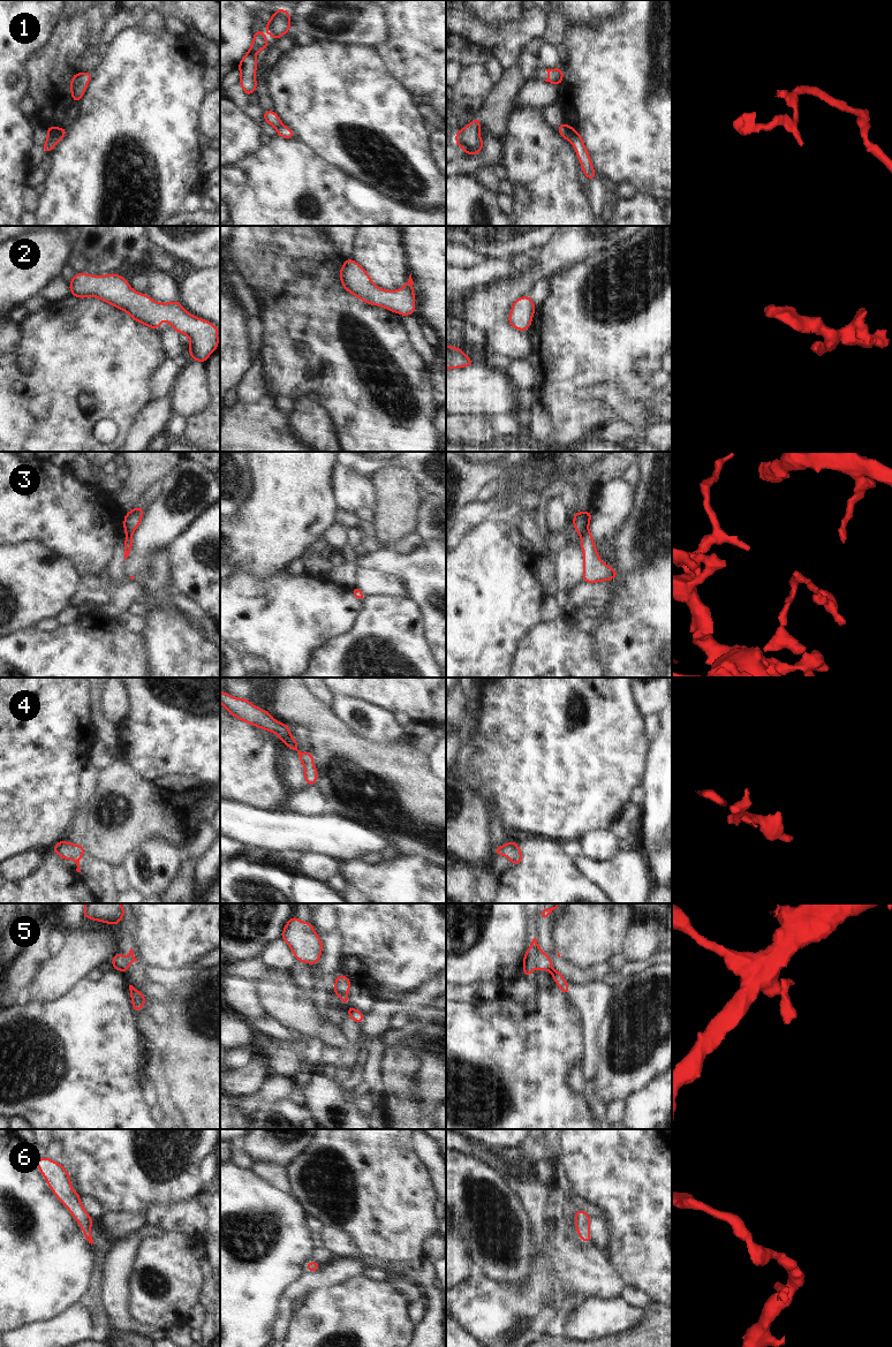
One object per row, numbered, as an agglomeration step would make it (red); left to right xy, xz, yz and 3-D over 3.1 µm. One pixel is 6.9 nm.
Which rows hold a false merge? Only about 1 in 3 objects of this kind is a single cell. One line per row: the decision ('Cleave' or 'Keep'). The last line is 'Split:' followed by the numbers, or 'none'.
1: Cleave
2: Keep
3: Cleave
4: Keep
5: Cleave
6: Keep
Split: 1, 3, 5.

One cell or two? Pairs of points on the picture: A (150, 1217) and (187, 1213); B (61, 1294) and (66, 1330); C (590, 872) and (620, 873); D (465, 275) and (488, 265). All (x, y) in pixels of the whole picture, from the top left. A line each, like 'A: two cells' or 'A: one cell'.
A: one cell
B: two cells
C: one cell
D: one cell

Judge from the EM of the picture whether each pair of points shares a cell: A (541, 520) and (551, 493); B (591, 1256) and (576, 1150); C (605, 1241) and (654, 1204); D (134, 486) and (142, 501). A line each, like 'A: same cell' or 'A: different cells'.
A: same cell
B: different cells
C: different cells
D: different cells

